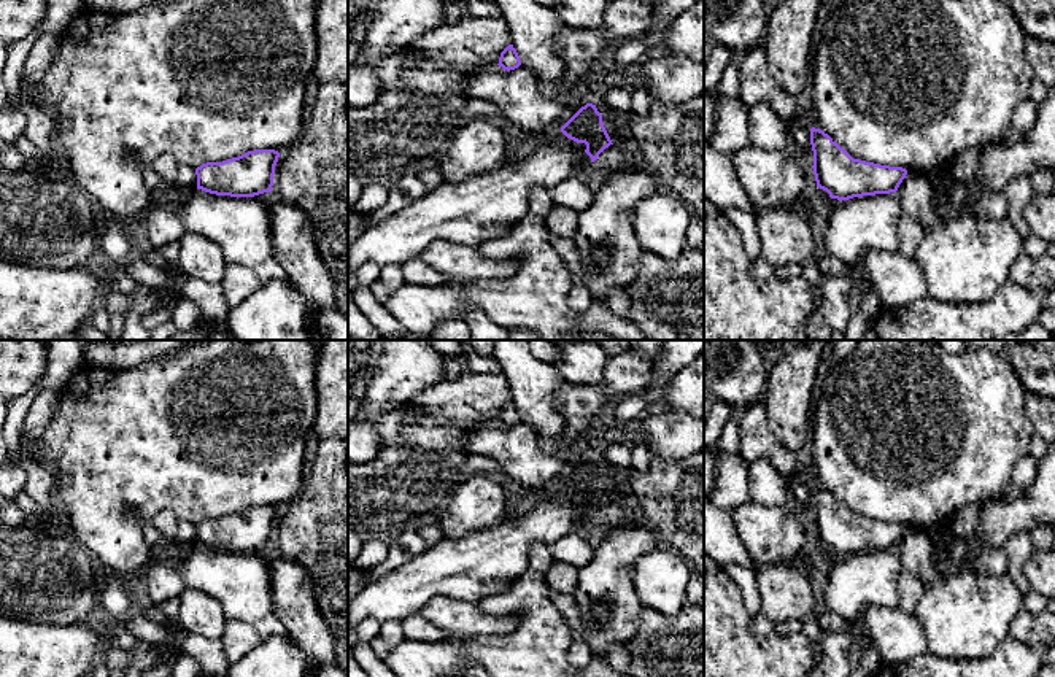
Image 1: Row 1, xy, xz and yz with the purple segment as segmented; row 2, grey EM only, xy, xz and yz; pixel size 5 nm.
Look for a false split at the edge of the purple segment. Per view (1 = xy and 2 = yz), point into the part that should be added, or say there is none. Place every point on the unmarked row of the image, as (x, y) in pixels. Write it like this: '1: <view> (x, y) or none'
1: none
2: none

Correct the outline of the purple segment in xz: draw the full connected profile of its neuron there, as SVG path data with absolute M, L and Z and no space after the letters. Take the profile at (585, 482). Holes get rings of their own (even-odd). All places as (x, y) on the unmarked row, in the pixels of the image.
M593 459L582 462L561 483L561 488L577 499L585 499L585 509L591 513L591 518L594 518L605 504L613 501L604 483L602 470Z

